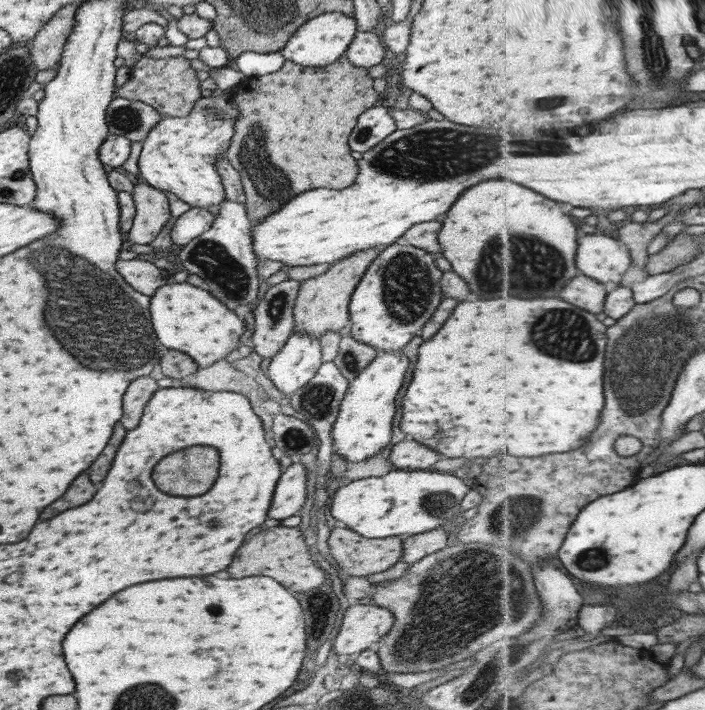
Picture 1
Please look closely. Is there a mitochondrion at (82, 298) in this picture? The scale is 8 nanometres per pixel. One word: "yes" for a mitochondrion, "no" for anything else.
yes

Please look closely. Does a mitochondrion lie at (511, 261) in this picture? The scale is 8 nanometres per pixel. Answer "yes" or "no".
yes

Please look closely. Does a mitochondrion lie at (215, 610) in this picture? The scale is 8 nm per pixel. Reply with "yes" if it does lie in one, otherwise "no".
no

